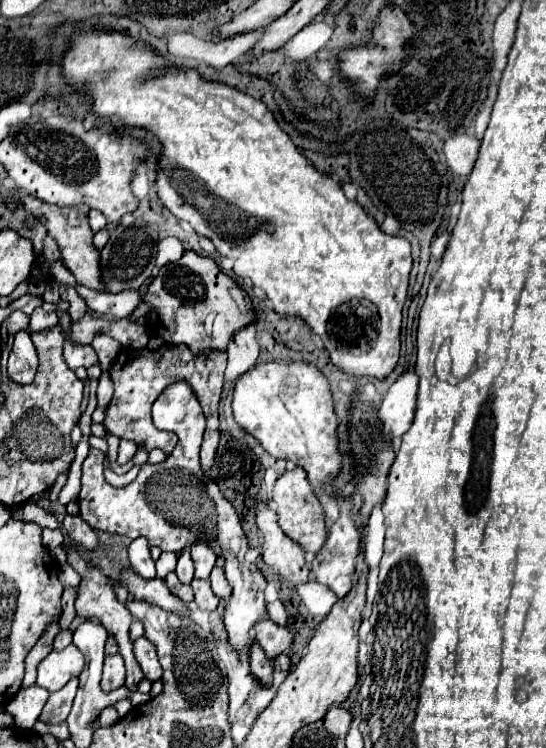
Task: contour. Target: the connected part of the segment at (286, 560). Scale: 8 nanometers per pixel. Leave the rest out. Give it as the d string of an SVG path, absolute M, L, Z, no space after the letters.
M265 503L257 505L257 527L265 537L263 561L289 583L307 583L309 569L303 559L305 551L281 531L277 525L277 513L271 511Z

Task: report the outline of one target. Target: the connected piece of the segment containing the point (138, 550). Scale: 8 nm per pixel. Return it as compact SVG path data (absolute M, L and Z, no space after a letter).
M139 537L129 545L129 561L135 573L139 573L143 579L155 579L155 561L151 559L145 537Z

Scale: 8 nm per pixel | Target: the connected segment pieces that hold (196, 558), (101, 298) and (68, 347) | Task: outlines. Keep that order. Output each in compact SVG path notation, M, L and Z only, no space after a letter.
M197 541L195 545L191 545L191 557L195 563L195 577L197 579L209 579L209 573L217 561L215 551L207 543Z
M77 285L75 289L87 301L89 311L95 311L99 315L111 315L115 319L129 317L143 301L143 295L139 291L123 291L119 295L111 295L111 293L99 293L99 291L87 289L83 285Z
M66 342L63 345L63 359L69 369L79 369L79 367L91 367L97 363L97 353L93 351L91 345L75 345Z

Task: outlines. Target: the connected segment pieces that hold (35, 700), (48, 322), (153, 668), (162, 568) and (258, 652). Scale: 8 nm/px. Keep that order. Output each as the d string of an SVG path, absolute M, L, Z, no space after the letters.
M31 685L27 689L21 689L13 701L5 707L5 711L9 715L13 715L13 723L15 727L21 727L21 729L27 729L31 731L45 701L49 697L49 691L39 687L39 685Z
M37 307L30 315L30 330L31 332L39 331L39 329L47 329L47 327L55 327L59 323L57 313L47 313L41 307Z
M139 637L137 641L133 641L133 645L135 645L135 659L139 661L145 677L149 681L161 679L161 665L159 665L159 659L157 659L155 645L147 637Z
M163 553L157 561L157 577L161 581L165 581L167 573L171 573L175 569L175 565L177 565L177 555L175 553Z
M255 643L251 649L251 673L261 681L263 687L269 689L273 685L273 661L265 655L259 643Z

